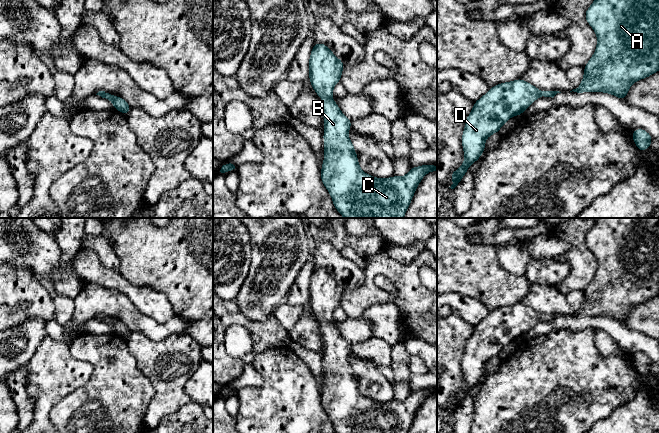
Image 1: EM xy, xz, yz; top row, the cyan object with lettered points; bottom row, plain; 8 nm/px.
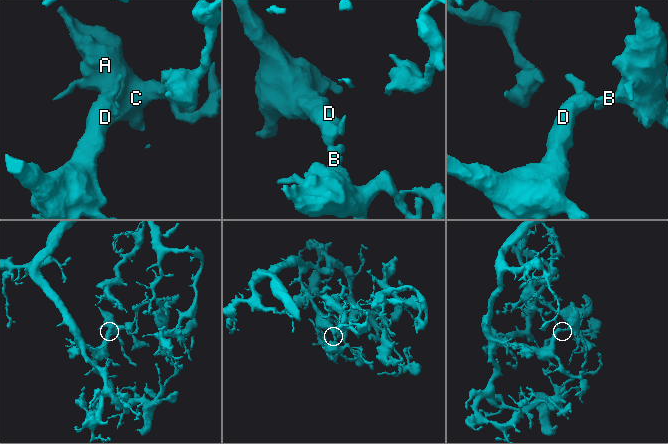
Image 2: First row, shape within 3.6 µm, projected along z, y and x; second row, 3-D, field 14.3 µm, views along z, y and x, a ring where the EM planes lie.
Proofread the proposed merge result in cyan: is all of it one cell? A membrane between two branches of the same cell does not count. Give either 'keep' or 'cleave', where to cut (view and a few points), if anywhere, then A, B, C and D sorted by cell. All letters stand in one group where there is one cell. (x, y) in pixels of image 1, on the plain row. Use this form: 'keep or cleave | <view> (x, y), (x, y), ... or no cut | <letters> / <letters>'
keep | no cut | A B C D

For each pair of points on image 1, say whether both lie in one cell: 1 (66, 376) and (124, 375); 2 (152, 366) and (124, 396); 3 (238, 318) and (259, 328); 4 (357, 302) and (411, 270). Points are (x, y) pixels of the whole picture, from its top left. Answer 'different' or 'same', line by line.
1: different
2: different
3: same
4: same

